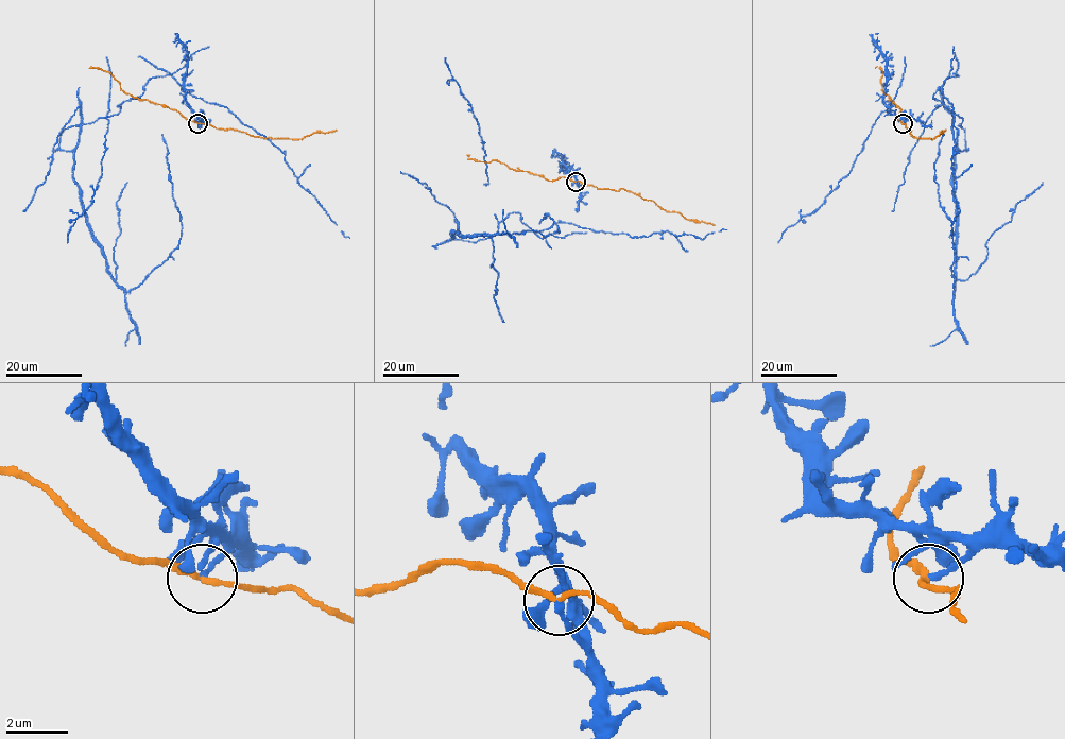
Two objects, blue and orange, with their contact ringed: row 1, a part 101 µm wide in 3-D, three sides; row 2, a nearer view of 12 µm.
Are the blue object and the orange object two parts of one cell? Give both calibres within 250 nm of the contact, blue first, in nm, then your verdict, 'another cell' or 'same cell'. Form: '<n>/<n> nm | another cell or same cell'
200/170 nm | another cell

